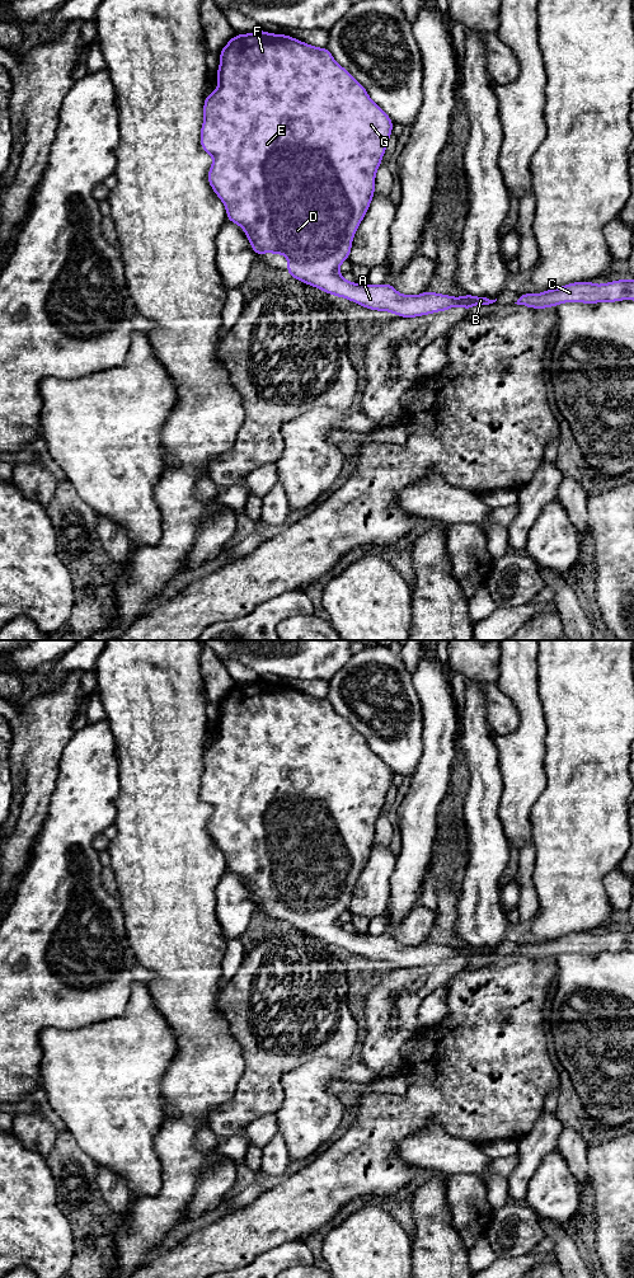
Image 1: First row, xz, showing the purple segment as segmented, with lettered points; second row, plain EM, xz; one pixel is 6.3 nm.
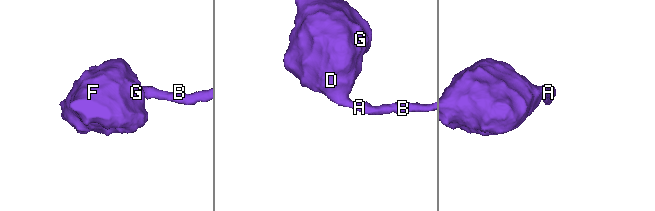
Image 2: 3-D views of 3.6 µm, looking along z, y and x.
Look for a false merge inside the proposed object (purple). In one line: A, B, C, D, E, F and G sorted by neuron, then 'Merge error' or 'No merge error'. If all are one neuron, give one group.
Groups: A B C D E F G. No merge error

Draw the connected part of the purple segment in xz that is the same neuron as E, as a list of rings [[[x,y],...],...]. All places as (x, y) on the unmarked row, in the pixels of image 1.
[[[260,680],[254,683],[236,685],[227,692],[219,705],[220,718],[216,723],[219,737],[213,743],[206,747],[203,753],[205,771],[201,777],[201,799],[213,808],[213,813],[207,824],[207,831],[213,842],[225,855],[227,871],[239,875],[244,880],[250,897],[257,906],[263,906],[266,902],[269,902],[271,905],[283,905],[288,910],[287,924],[292,929],[302,931],[315,939],[320,939],[328,945],[339,946],[352,953],[357,953],[370,960],[389,962],[401,968],[417,968],[435,964],[437,962],[446,962],[454,957],[461,957],[465,960],[469,960],[475,955],[489,955],[497,952],[497,949],[489,950],[487,948],[468,944],[465,946],[454,948],[426,941],[417,946],[410,946],[399,944],[390,934],[374,936],[368,934],[353,934],[344,930],[339,924],[339,916],[344,911],[348,911],[353,887],[371,855],[371,850],[375,845],[376,822],[385,804],[394,772],[368,747],[366,738],[334,710],[327,697],[319,699],[282,683],[273,685]]]

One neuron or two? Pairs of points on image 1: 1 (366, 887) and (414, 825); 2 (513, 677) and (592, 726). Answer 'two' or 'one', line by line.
1: two
2: two

